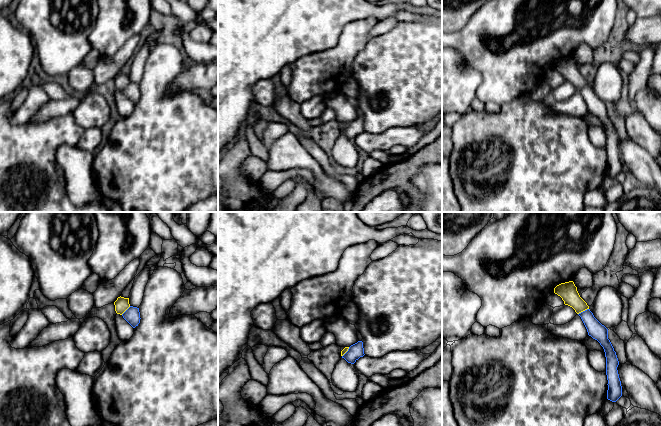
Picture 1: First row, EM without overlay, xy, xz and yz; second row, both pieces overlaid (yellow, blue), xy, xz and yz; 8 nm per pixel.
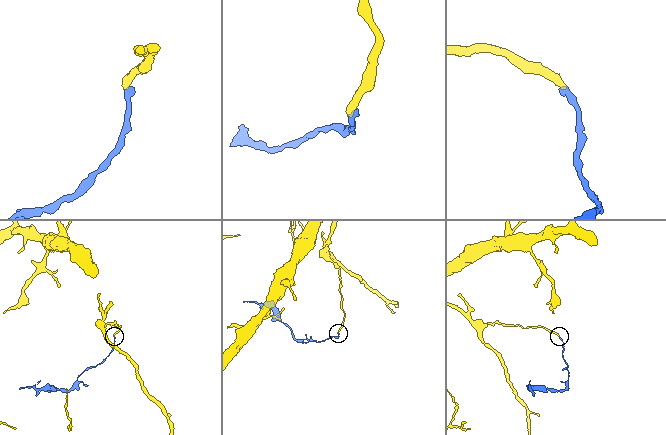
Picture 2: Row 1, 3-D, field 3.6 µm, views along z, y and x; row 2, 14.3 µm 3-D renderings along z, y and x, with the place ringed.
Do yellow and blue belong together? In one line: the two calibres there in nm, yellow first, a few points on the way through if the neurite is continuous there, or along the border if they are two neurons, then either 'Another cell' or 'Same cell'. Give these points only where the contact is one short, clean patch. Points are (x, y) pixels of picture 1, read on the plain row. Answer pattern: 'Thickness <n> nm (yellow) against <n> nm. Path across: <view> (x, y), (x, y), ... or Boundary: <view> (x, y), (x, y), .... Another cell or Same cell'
Thickness 150 nm (yellow) against 140 nm. Boundary: yz (588, 84), (578, 90). Another cell

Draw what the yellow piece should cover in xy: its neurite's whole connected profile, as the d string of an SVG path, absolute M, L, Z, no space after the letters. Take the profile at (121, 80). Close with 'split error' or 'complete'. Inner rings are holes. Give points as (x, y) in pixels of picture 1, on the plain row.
M120 72L114 78L114 81L116 89L122 91L130 83L129 74Z; complete

